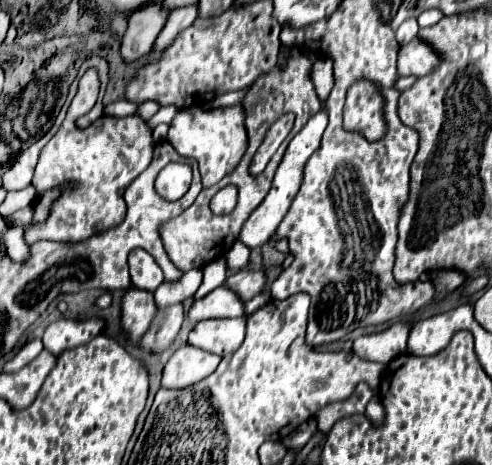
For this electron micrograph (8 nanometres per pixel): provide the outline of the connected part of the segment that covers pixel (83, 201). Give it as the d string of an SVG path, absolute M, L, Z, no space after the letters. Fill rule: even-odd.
M88 69L79 81L78 91L69 106L69 118L75 120L75 124L62 124L38 158L36 174L32 180L36 198L40 198L48 190L64 190L50 206L44 222L30 222L26 226L24 240L28 244L34 244L38 240L82 242L90 236L96 236L98 232L118 226L126 218L124 190L142 170L148 168L154 152L154 138L148 124L136 114L126 118L102 116L92 126L84 130L78 128L76 120L93 108L99 88L96 69Z

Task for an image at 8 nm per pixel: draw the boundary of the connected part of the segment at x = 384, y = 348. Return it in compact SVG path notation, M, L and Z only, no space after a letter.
M394 324L384 332L356 338L352 344L352 350L366 360L390 362L398 354L406 352L408 332L410 332L410 324Z

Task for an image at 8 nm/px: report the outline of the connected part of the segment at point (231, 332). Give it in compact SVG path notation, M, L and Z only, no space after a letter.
M246 318L242 320L202 320L189 333L188 343L214 352L218 356L232 354L244 340Z

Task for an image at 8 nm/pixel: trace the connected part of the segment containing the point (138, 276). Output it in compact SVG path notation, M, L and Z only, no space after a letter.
M136 248L134 252L130 252L128 264L130 264L132 286L154 292L162 284L162 280L164 280L162 268L158 268L156 260L150 254L142 252L142 248Z

